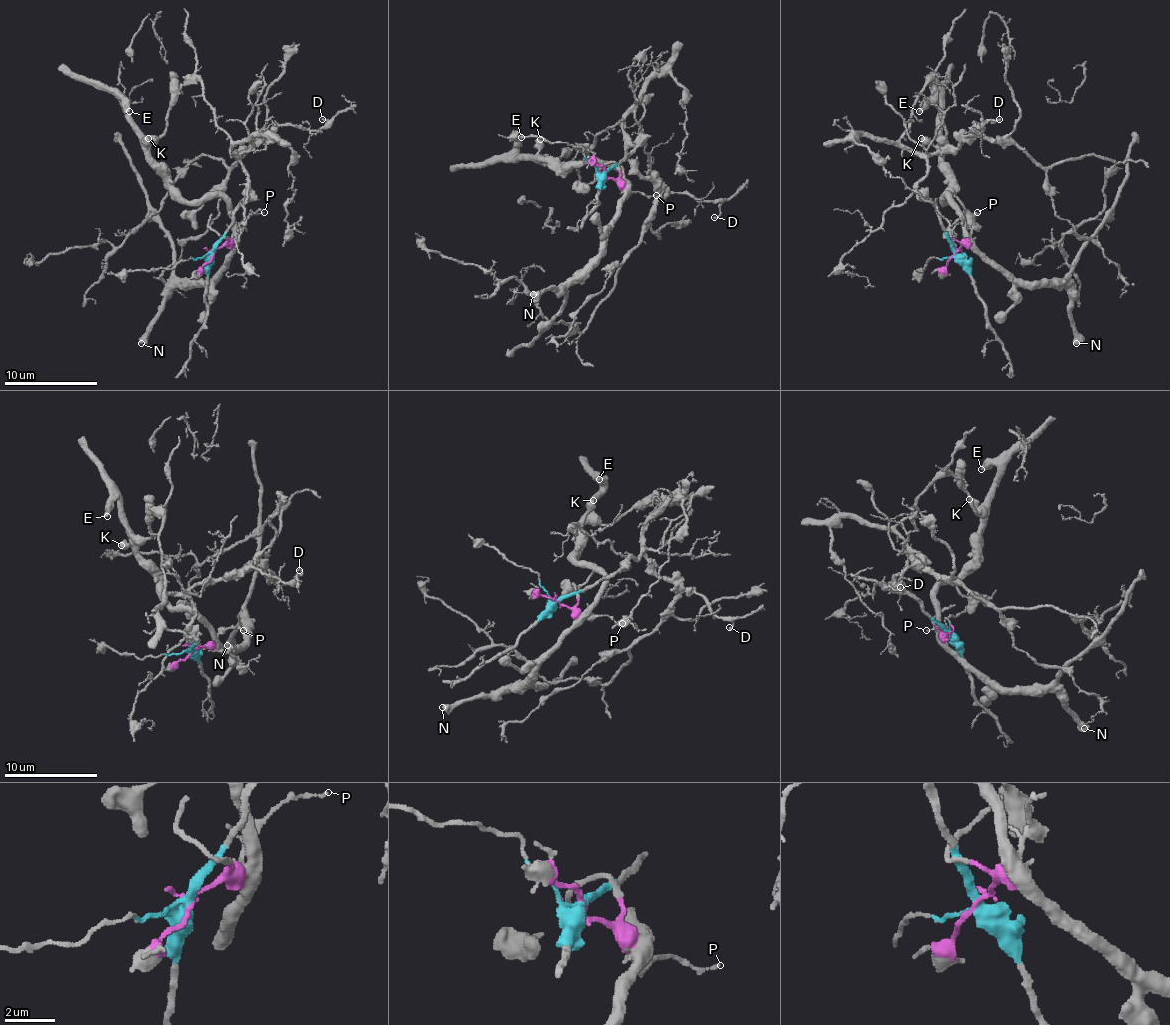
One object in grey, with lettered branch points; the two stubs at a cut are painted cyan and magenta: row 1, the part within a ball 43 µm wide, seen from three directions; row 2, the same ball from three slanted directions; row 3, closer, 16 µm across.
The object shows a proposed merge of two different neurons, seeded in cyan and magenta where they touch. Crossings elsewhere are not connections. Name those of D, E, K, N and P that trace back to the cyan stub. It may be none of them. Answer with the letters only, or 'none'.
D

